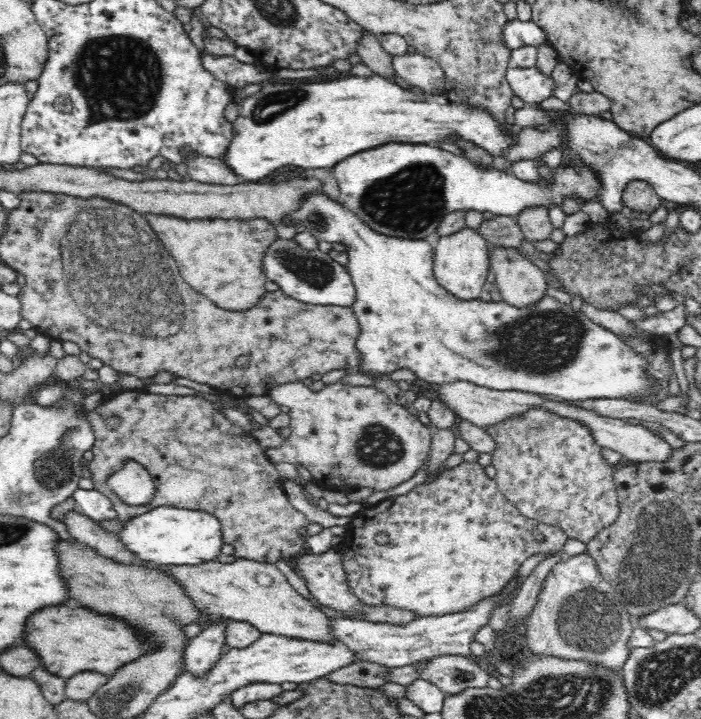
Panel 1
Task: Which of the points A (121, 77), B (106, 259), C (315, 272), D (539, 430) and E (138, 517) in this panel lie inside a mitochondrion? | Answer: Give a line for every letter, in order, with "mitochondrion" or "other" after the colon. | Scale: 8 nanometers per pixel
A: mitochondrion
B: mitochondrion
C: mitochondrion
D: mitochondrion
E: other

